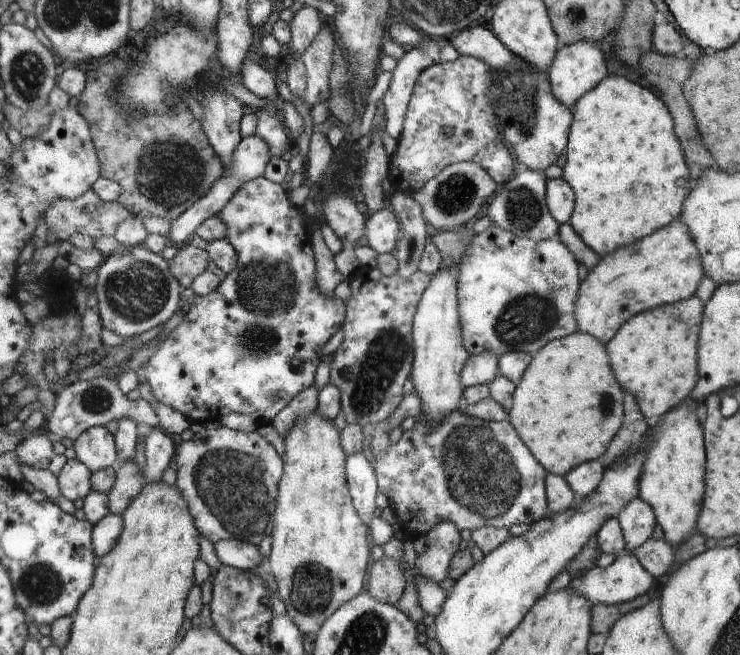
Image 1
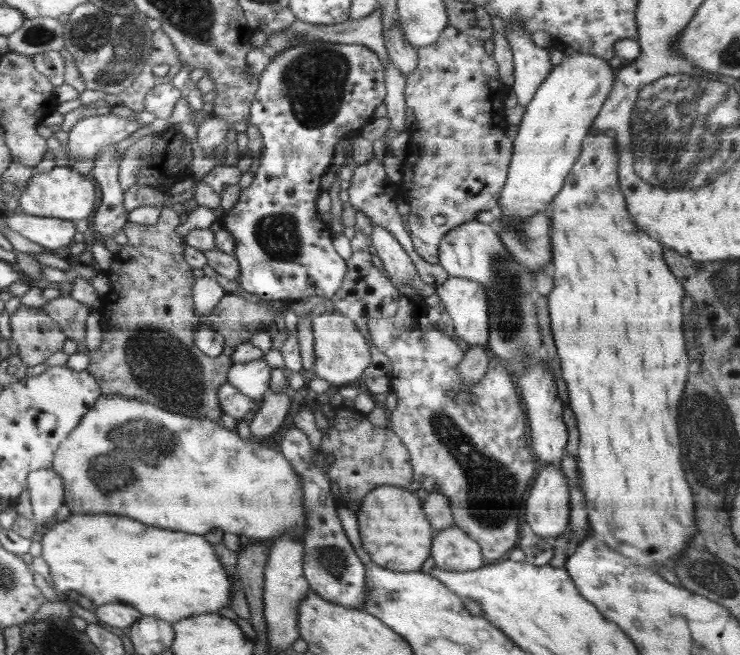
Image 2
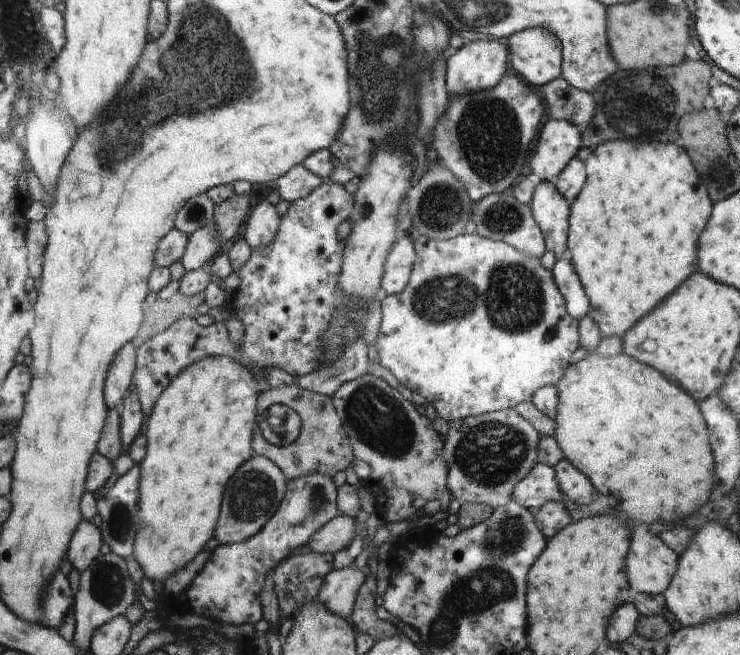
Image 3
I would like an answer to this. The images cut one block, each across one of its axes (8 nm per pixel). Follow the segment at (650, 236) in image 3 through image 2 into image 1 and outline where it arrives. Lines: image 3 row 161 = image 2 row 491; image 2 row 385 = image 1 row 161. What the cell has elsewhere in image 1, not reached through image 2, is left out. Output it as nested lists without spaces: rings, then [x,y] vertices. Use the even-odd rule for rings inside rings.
[[[610,75],[573,107],[568,152],[562,163],[563,178],[572,187],[576,199],[569,223],[580,240],[601,258],[676,220],[682,210],[682,200],[692,188],[692,180],[680,141],[674,134],[670,112],[652,90],[630,82],[623,75]]]

